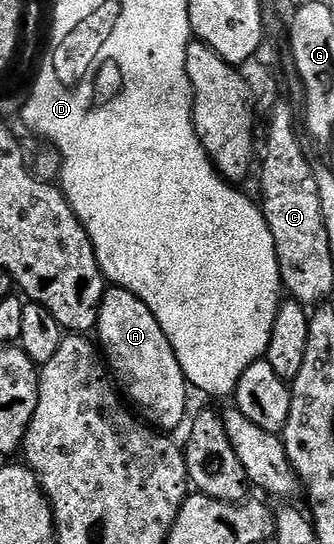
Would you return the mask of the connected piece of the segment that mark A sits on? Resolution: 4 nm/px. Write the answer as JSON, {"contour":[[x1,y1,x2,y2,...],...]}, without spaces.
{"contour":[[119,286,104,289,99,305,98,334,97,342,106,365,129,402,131,397,130,405,160,432,172,432,183,421,184,425,189,418,189,383,165,332,161,332,161,324,157,324,145,303,133,292]]}

